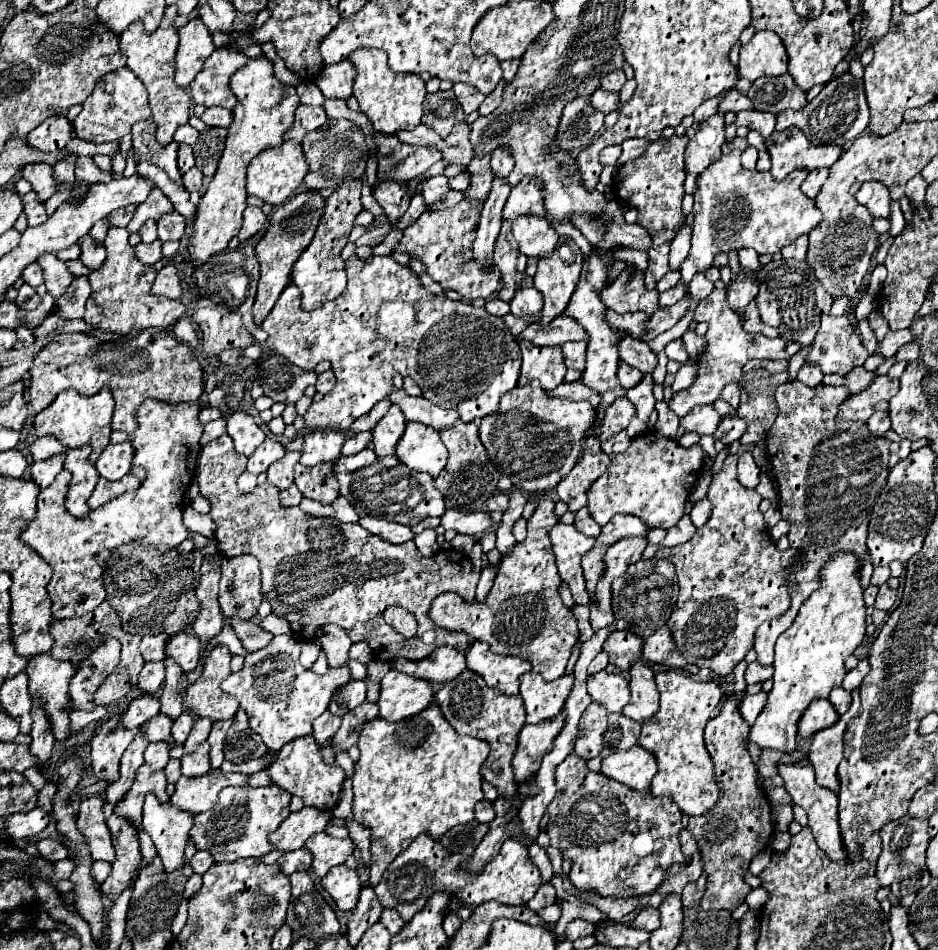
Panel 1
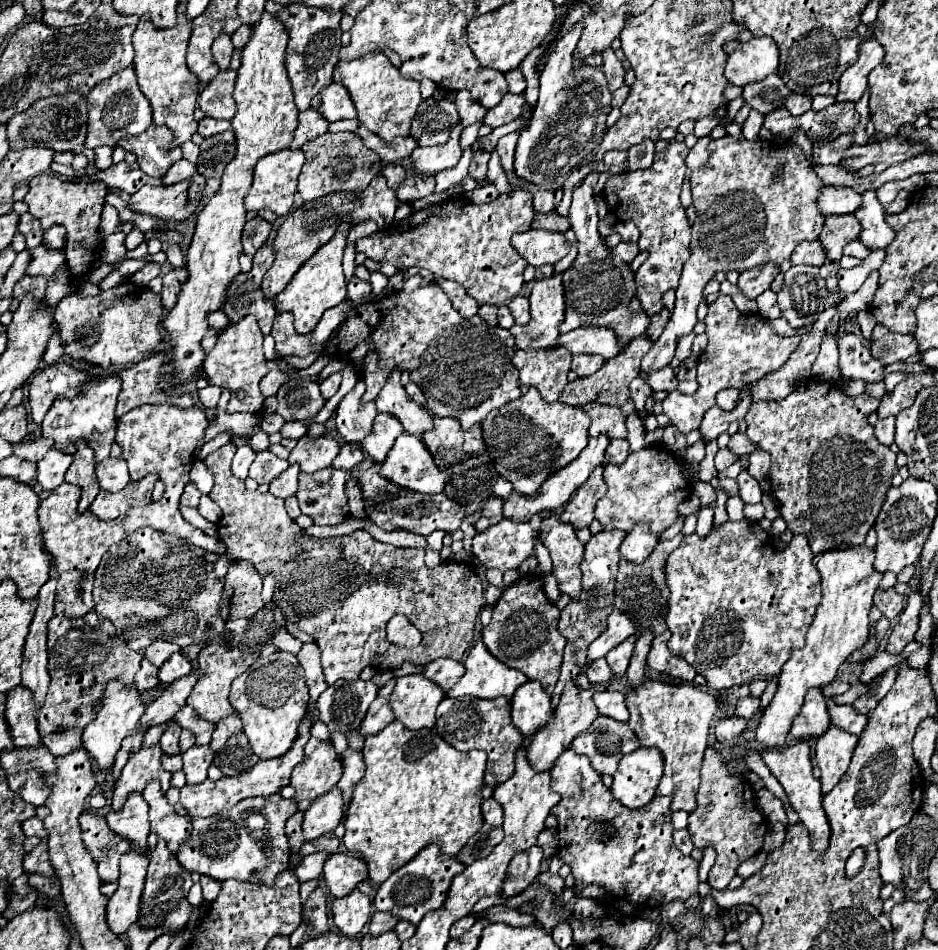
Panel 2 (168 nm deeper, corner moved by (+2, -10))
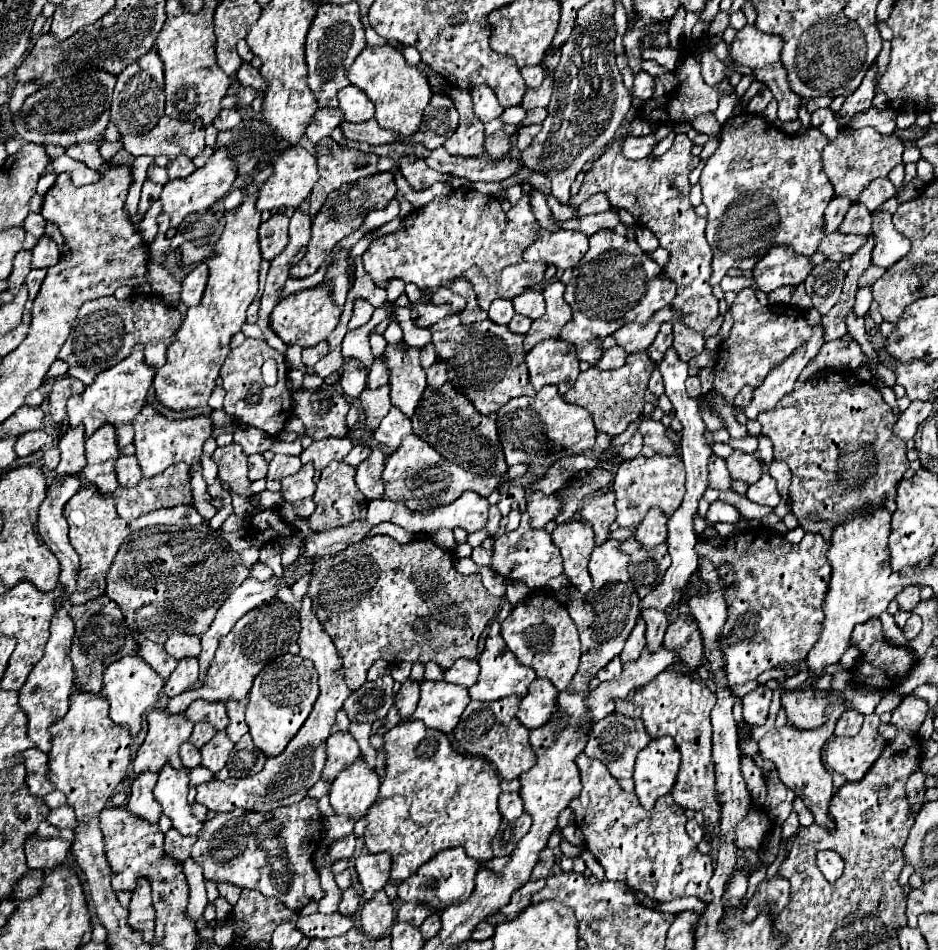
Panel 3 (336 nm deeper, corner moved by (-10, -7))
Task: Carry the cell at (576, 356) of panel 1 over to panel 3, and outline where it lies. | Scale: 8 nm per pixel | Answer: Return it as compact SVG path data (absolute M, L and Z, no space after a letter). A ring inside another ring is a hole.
M613 346L613 348L603 350L603 354L601 354L601 358L595 362L595 366L597 366L599 370L613 370L613 368L619 368L619 366L625 362L625 356L627 356L627 352L625 352L623 348Z

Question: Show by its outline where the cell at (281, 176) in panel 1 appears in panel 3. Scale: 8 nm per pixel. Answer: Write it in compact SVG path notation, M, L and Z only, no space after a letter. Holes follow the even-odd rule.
M301 146L287 148L285 152L273 156L273 174L269 180L259 188L259 198L257 198L257 210L279 210L279 208L299 208L301 202L309 196L313 184L319 180L315 156L309 154Z

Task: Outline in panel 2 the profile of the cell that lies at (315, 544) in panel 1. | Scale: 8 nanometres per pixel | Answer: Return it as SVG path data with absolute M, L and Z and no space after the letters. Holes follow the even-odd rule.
M227 443L225 447L217 449L215 453L207 455L203 463L215 475L215 487L209 497L221 507L223 519L217 523L219 539L227 545L227 557L245 561L249 559L261 575L273 573L277 579L277 589L273 595L275 605L283 611L283 615L293 621L301 631L311 635L321 651L321 663L327 685L333 685L339 679L357 679L363 667L371 665L377 671L389 671L403 665L403 661L413 661L417 665L427 665L429 661L451 657L461 661L471 639L473 629L477 623L479 611L487 605L483 597L483 587L473 571L473 567L459 565L455 561L441 563L435 569L429 569L423 563L425 551L423 549L399 549L387 543L375 541L367 531L355 531L343 537L331 539L313 539L301 533L293 519L289 519L285 505L279 497L271 493L247 491L245 483L231 475L231 459L235 455L235 445ZM403 613L411 619L411 623L423 633L419 647L403 649L387 641L385 627L387 621Z

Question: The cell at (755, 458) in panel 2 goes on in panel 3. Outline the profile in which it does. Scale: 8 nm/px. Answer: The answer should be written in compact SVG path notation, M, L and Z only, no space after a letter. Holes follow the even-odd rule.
M773 458L767 466L767 472L777 480L777 491L781 497L787 496L791 484L792 474L787 464L781 464L781 460Z

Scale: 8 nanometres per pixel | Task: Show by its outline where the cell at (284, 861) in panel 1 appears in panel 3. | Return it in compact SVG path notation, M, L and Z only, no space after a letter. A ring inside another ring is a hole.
M347 836L345 840L337 840L329 846L329 856L331 860L343 860L343 858L351 858L355 850L355 836Z

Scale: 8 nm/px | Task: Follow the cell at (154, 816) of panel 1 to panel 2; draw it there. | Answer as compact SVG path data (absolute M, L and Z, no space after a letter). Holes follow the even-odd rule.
M149 781L143 799L149 805L149 819L151 819L151 831L157 833L157 837L165 839L169 845L169 851L177 851L181 843L189 839L189 827L191 821L187 817L177 815L173 805L165 799L165 793L161 791L159 781Z

